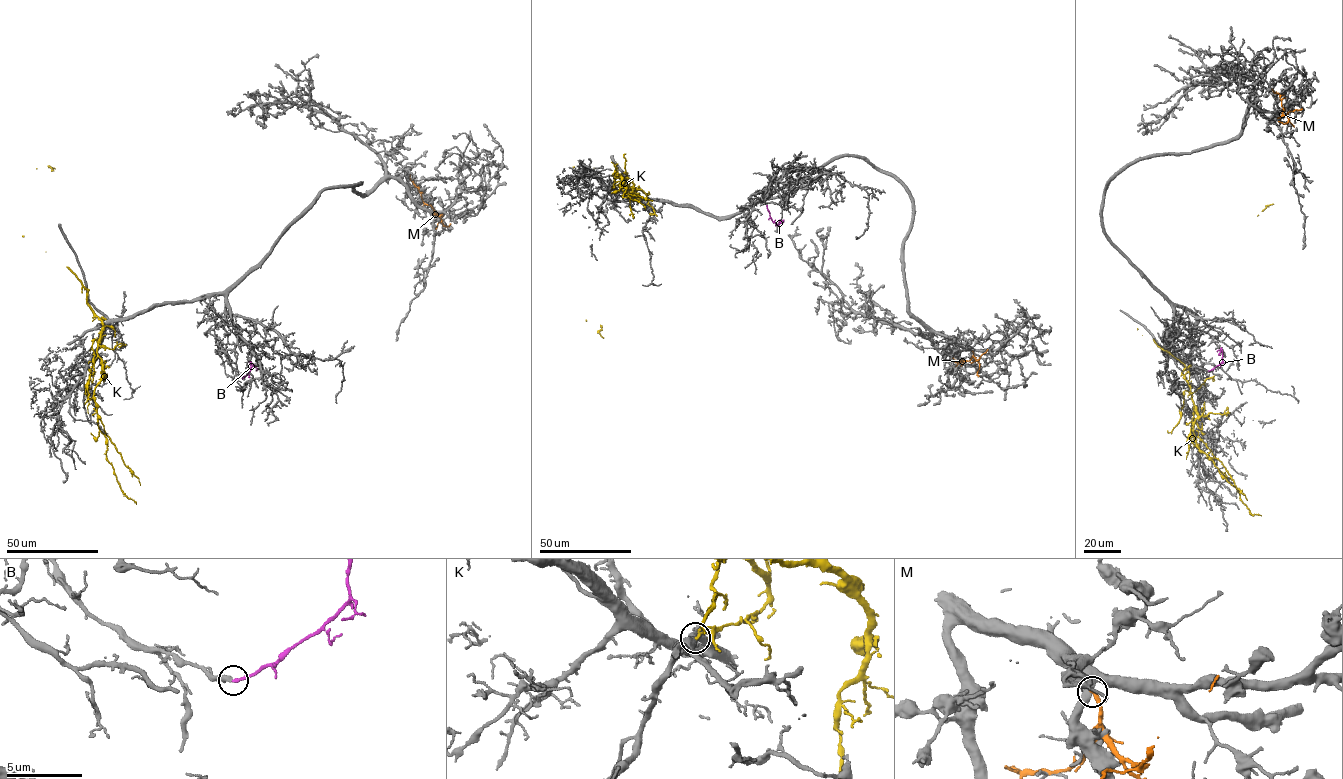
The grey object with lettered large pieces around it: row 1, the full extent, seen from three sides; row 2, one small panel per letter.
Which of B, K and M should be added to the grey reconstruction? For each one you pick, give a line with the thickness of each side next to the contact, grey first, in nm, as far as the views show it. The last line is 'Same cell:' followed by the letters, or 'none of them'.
B: 340/240 nm
Same cell: B

